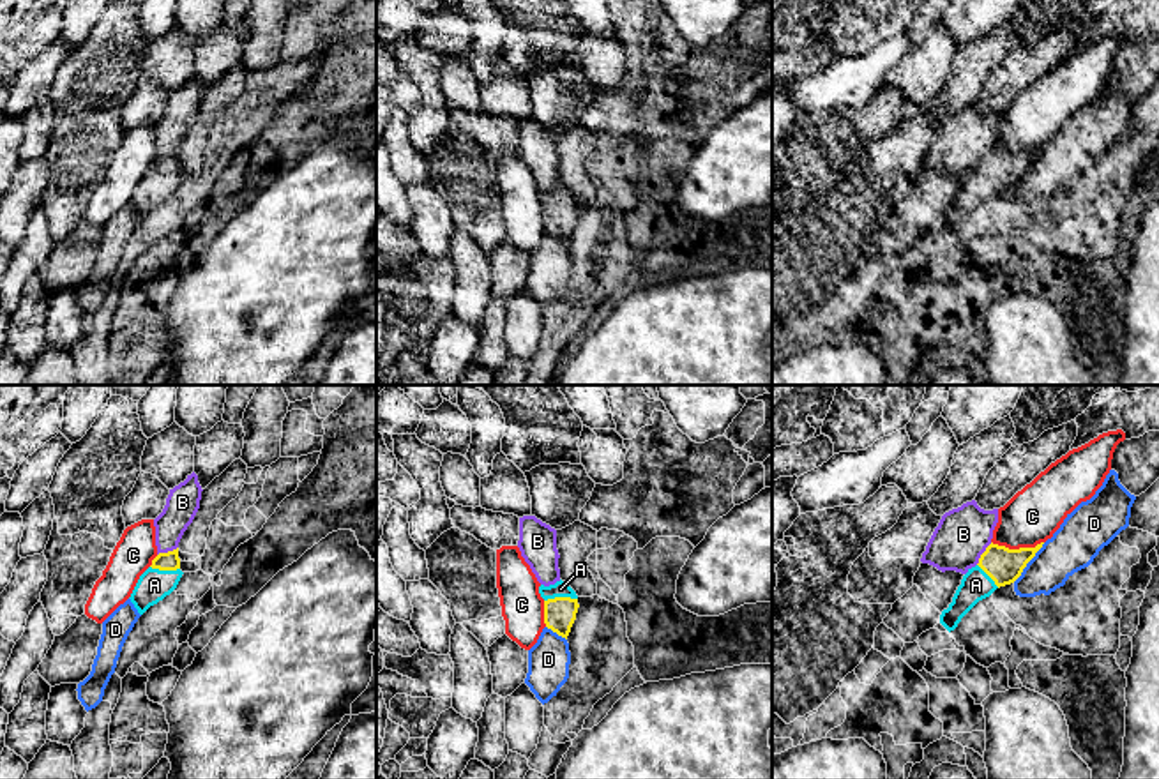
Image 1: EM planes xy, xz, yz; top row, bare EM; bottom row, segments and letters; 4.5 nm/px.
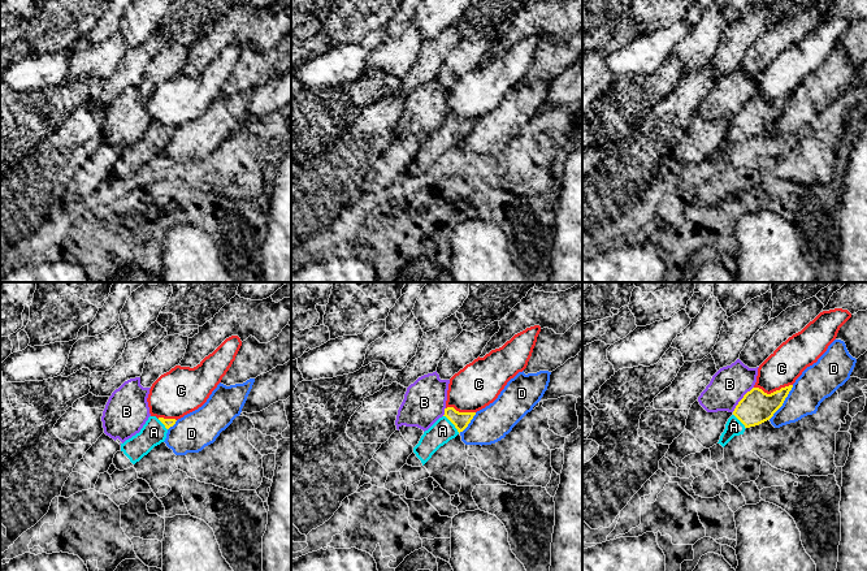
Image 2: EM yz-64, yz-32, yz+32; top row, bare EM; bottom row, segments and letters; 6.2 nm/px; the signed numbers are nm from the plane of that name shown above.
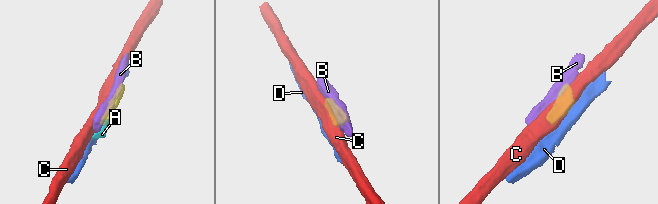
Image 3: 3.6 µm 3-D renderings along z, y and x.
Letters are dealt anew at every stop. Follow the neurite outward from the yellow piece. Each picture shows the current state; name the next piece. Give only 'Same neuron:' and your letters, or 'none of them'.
Same neuron: A

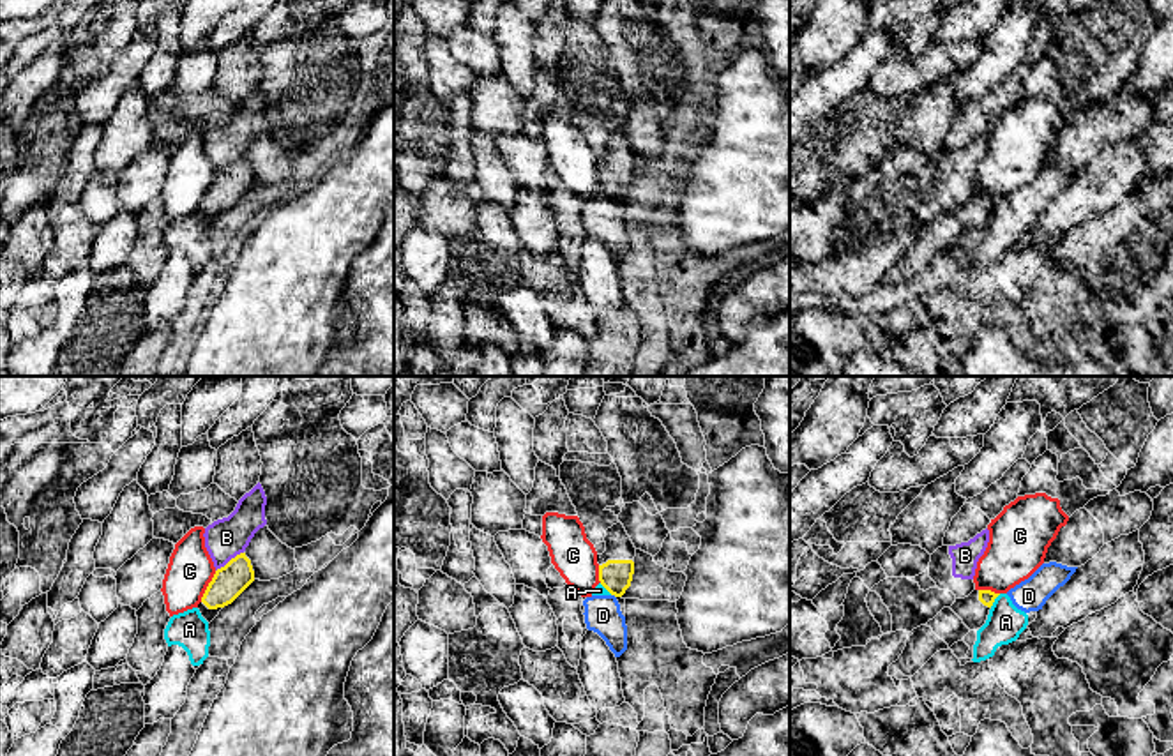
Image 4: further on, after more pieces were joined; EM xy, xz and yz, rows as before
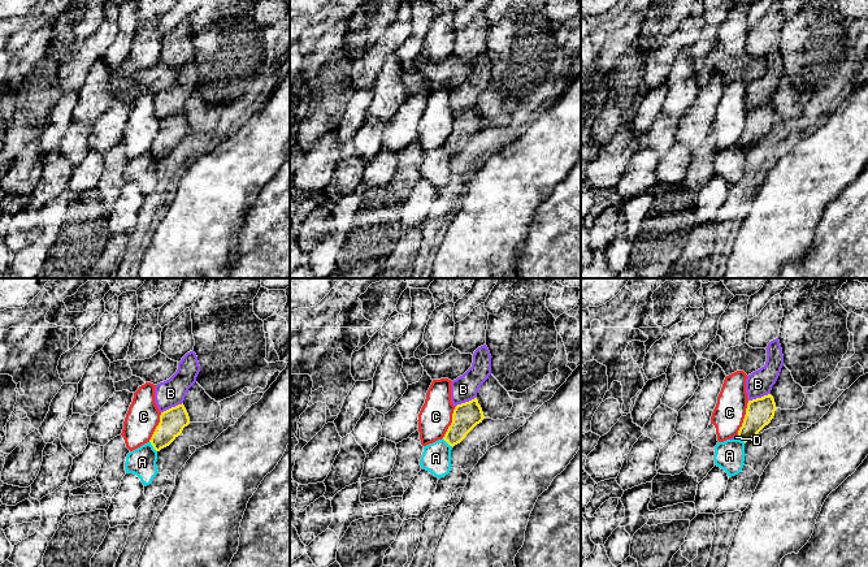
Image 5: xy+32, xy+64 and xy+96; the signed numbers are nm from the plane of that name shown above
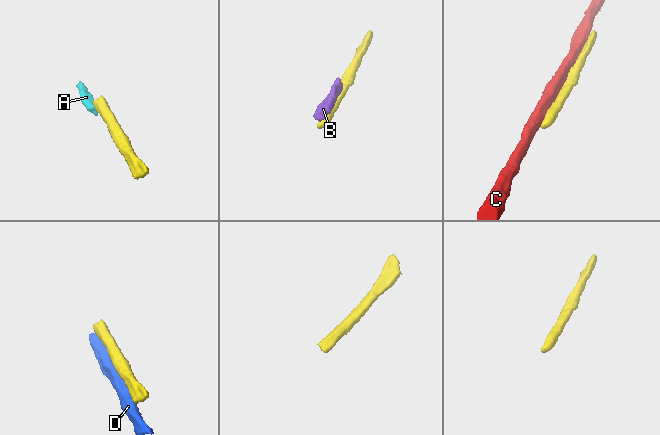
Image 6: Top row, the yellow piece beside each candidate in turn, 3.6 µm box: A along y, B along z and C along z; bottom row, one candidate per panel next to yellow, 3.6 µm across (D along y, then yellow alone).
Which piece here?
Same neuron: none of them

